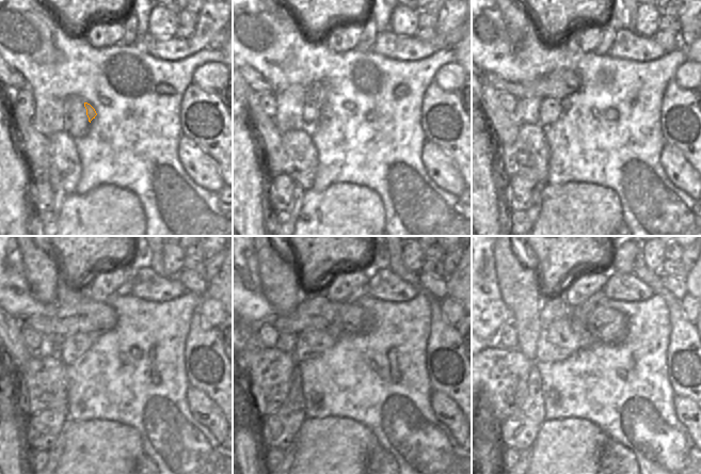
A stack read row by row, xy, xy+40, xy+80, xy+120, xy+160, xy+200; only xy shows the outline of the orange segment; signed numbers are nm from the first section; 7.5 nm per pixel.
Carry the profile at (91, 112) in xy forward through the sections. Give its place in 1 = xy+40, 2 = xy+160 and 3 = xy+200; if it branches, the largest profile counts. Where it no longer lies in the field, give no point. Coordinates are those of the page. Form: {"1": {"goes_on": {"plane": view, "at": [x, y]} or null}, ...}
{"1": {"goes_on": {"plane": "xy+40", "at": [313, 112]}}, "2": {"goes_on": {"plane": "xy+160", "at": [309, 344]}}, "3": {"goes_on": {"plane": "xy+200", "at": [563, 337]}}}

